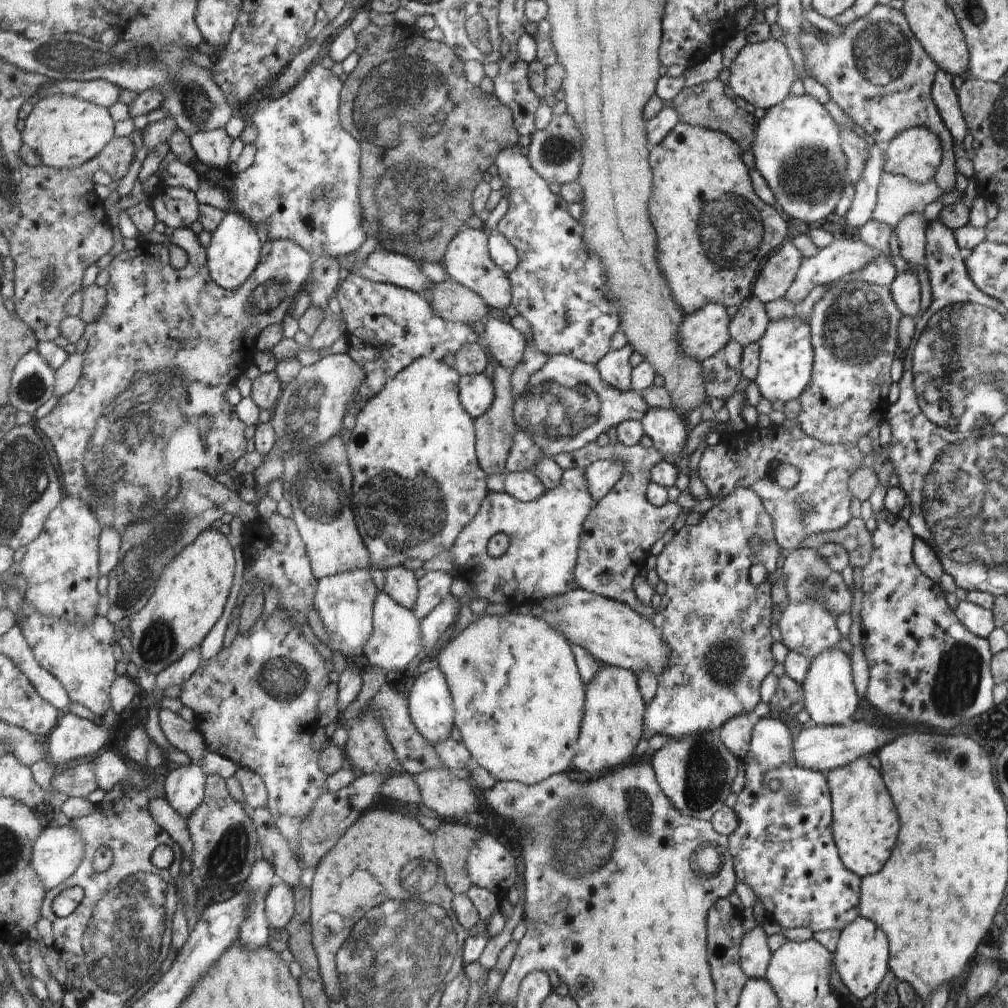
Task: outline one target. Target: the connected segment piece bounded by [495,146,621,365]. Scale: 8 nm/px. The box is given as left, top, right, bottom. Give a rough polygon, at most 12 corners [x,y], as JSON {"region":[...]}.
{"region":[[519,146],[497,155],[512,306],[595,365],[620,330],[583,224]]}

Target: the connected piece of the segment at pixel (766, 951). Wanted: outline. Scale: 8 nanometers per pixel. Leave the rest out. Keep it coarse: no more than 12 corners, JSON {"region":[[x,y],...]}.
{"region":[[760,925],[740,940],[743,972],[765,976],[771,950]]}

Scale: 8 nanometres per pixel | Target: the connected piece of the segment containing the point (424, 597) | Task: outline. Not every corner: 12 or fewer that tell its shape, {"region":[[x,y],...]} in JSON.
{"region":[[427,571],[418,580],[421,621],[447,600],[454,576]]}

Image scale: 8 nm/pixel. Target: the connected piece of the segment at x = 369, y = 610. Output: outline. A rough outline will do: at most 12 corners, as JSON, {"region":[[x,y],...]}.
{"region":[[367,569],[318,579],[327,646],[359,658],[378,589]]}

